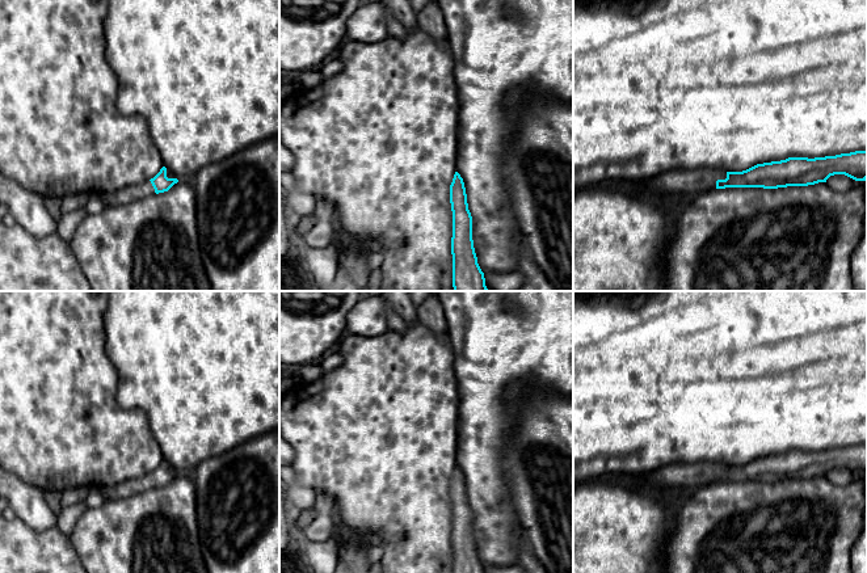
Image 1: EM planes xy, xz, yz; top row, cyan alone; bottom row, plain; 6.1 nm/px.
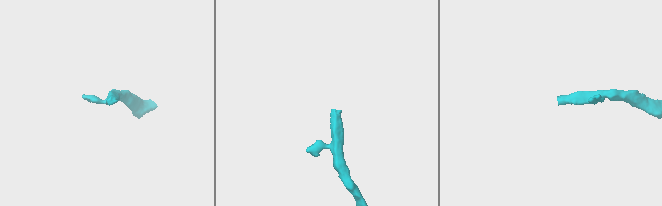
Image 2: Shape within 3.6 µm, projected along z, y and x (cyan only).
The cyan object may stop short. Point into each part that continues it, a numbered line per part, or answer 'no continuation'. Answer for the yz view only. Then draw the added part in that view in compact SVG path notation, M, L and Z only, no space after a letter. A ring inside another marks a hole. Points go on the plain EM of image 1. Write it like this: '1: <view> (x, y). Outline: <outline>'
1: yz (677, 480). Outline: M711 462L672 464L649 473L623 477L620 483L636 489L655 490L679 497L707 485L716 484L716 475L725 472L725 464Z

